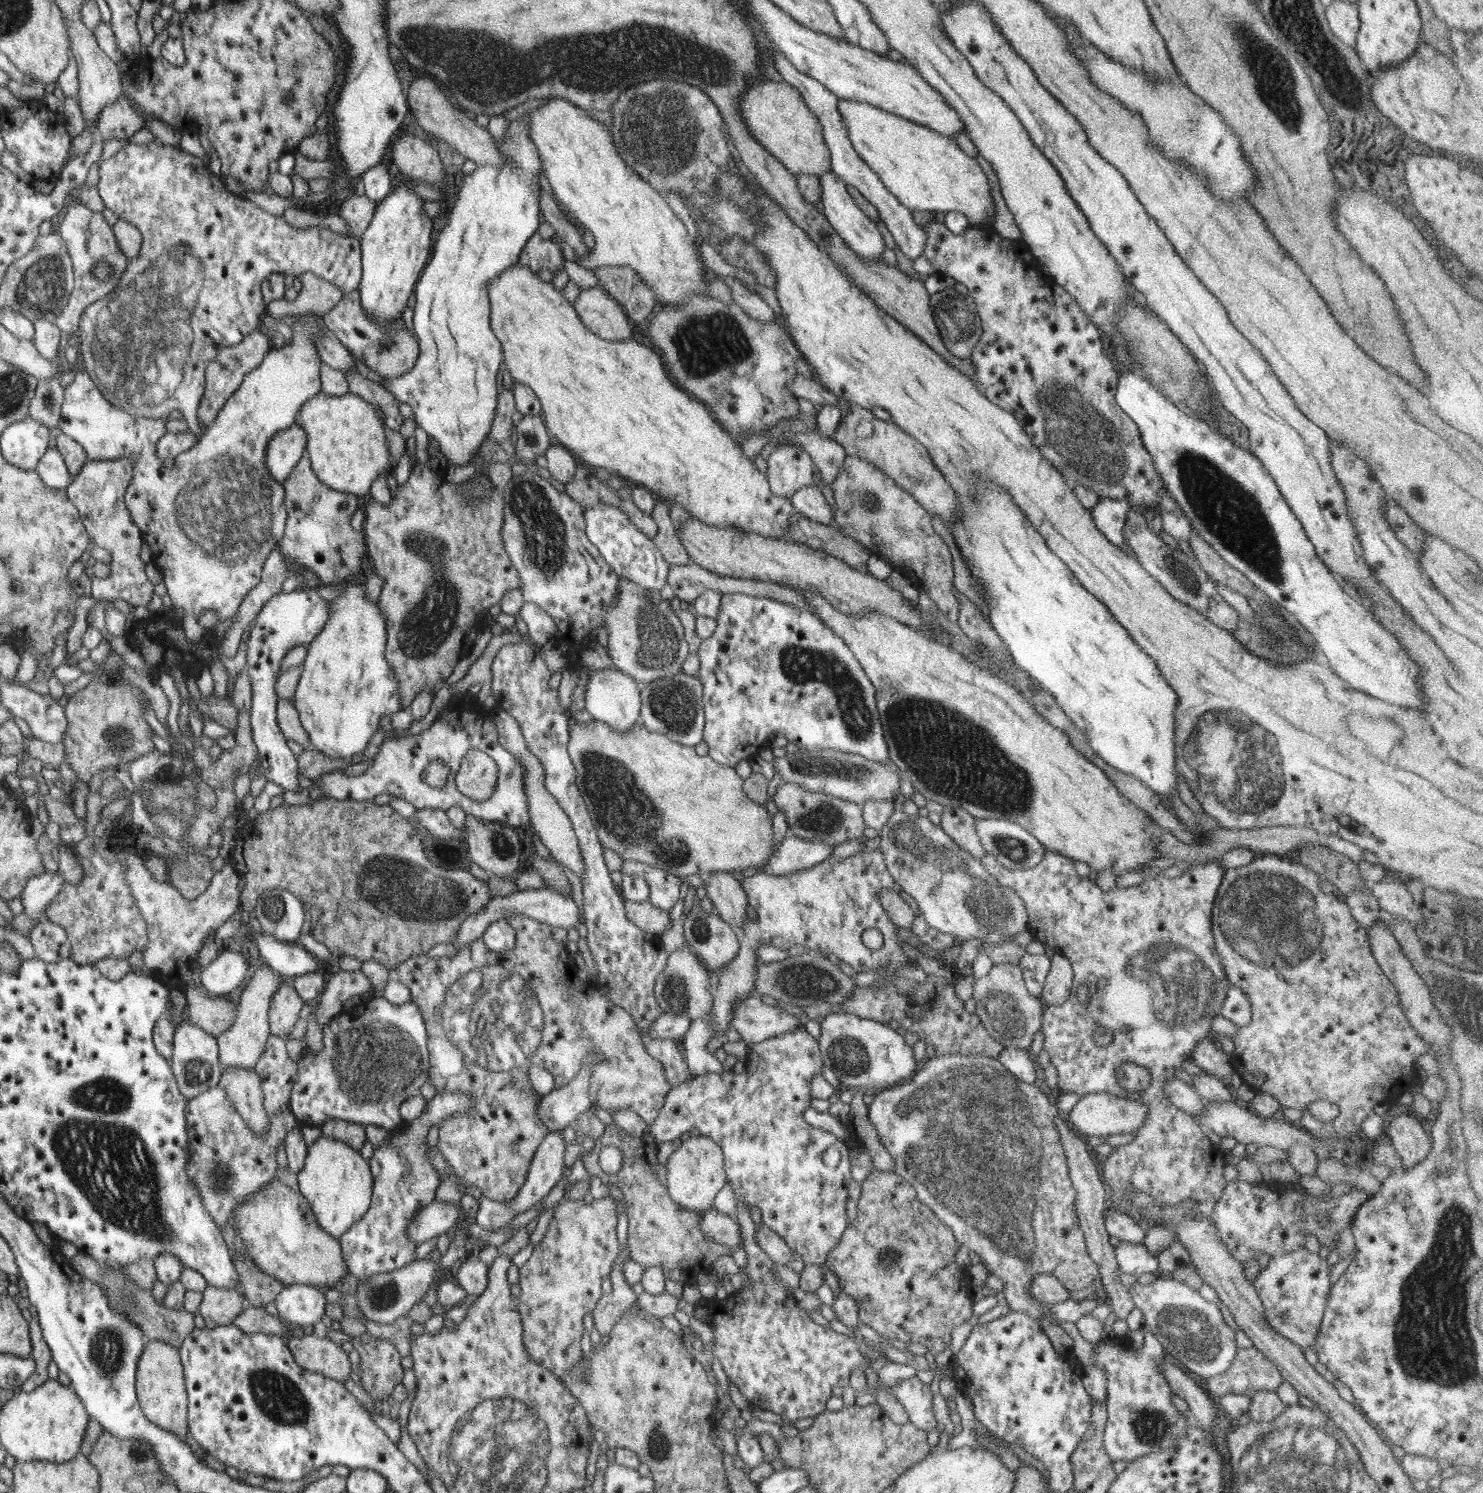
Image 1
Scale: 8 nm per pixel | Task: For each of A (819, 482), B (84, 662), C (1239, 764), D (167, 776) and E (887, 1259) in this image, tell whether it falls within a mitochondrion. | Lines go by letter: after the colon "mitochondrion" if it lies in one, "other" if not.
A: other
B: other
C: mitochondrion
D: other
E: mitochondrion

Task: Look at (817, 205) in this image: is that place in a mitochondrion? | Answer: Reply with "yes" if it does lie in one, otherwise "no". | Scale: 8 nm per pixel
no

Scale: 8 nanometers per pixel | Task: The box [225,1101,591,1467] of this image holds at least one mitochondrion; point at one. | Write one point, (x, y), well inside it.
(281, 1399)

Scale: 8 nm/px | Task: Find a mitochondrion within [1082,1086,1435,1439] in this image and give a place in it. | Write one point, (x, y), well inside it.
(1191, 1330)

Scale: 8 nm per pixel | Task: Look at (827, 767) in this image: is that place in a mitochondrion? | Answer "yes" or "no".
yes

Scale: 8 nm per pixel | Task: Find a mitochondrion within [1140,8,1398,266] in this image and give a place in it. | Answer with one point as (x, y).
(1278, 89)

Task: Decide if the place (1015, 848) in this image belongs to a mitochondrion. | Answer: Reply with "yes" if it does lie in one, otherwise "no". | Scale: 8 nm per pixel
yes

